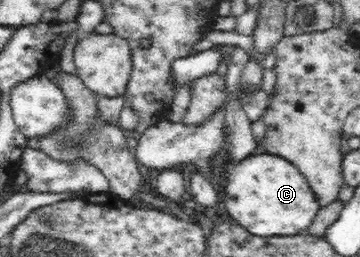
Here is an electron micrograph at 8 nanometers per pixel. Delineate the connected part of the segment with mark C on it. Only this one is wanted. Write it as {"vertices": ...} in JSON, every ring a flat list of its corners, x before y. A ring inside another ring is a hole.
{"vertices":[[262,150,243,157,228,170,223,199,228,215,249,233,259,237,297,236,312,224,320,209,316,194,296,165]]}

